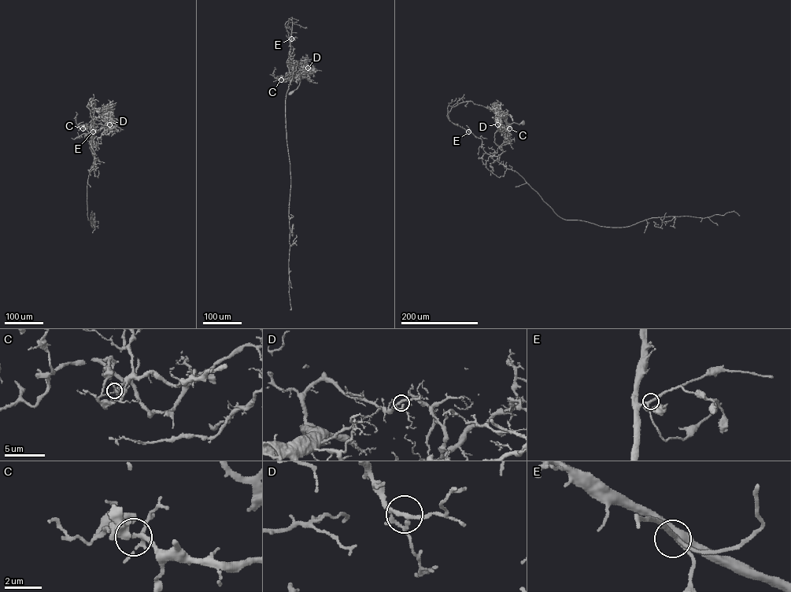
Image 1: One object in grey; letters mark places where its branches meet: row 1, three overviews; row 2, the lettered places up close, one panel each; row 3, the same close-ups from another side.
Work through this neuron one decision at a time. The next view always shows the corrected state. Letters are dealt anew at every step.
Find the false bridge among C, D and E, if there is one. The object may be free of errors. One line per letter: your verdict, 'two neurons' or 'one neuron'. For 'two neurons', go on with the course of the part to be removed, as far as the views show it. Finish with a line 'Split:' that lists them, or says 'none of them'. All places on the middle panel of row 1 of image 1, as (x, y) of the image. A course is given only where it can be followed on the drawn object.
C: two neurons; foreign part runs (281, 79), (275, 78), (274, 68)
D: one neuron
E: one neuron
Split: C

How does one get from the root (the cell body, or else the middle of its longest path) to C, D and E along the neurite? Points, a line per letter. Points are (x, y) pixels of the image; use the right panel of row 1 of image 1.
C: (523, 122), (511, 123), (501, 130), (508, 135), (509, 128)
D: (523, 122), (513, 123), (502, 129), (497, 121), (497, 124)
E: (523, 122), (511, 123), (494, 133), (495, 143), (502, 149), (497, 156), (487, 153), (482, 139), (468, 131)

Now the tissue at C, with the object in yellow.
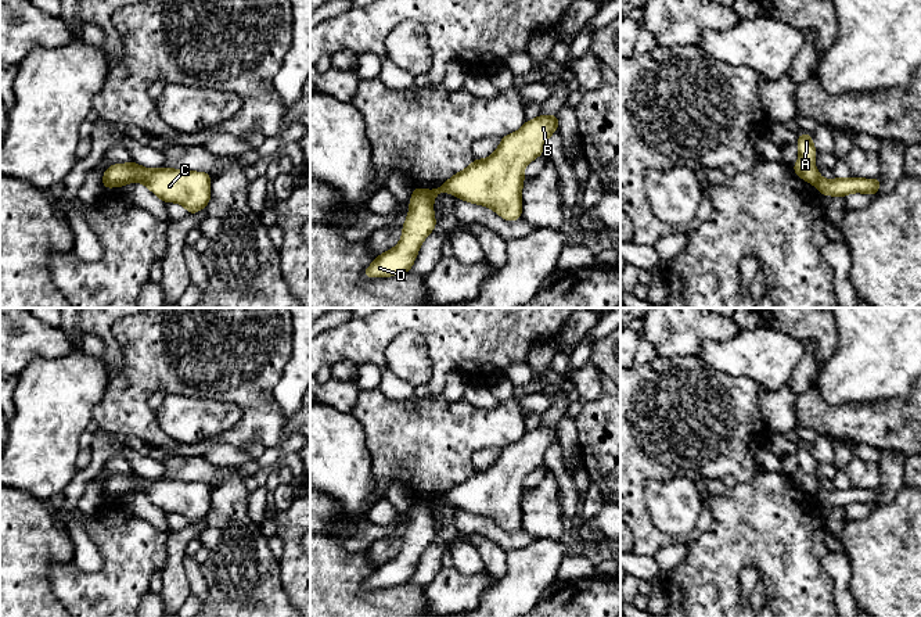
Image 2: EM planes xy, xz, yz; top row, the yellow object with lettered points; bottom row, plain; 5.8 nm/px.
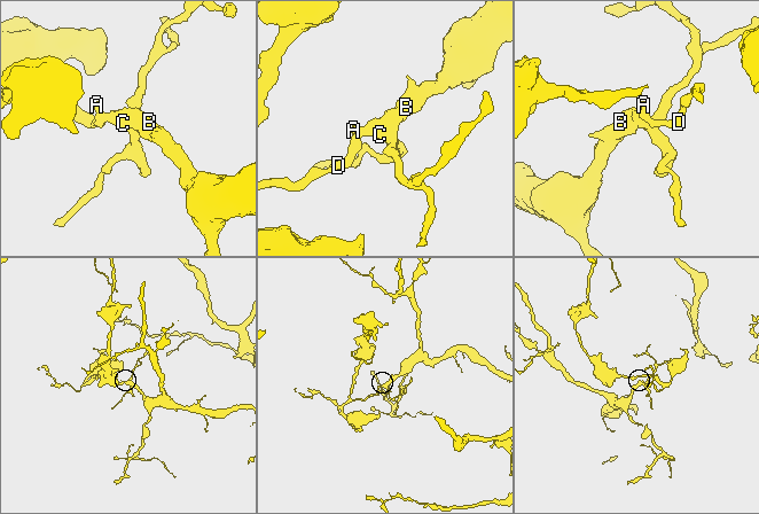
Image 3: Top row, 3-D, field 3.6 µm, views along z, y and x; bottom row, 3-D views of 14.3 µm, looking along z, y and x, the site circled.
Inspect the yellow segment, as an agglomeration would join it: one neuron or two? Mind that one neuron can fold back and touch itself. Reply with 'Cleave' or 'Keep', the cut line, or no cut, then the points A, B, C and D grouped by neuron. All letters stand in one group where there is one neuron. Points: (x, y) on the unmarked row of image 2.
Cleave. Split along xz (414, 502), (431, 512). Groups: A B C / D

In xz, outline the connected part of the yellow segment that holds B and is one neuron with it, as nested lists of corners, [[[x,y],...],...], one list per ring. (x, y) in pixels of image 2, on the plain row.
[[[539,426],[533,431],[526,431],[524,437],[512,445],[501,448],[499,459],[486,470],[475,470],[464,481],[453,485],[447,492],[435,501],[413,498],[415,505],[433,512],[443,502],[447,502],[467,513],[492,519],[503,530],[514,532],[521,528],[525,477],[543,464],[547,449],[558,441],[558,426]]]

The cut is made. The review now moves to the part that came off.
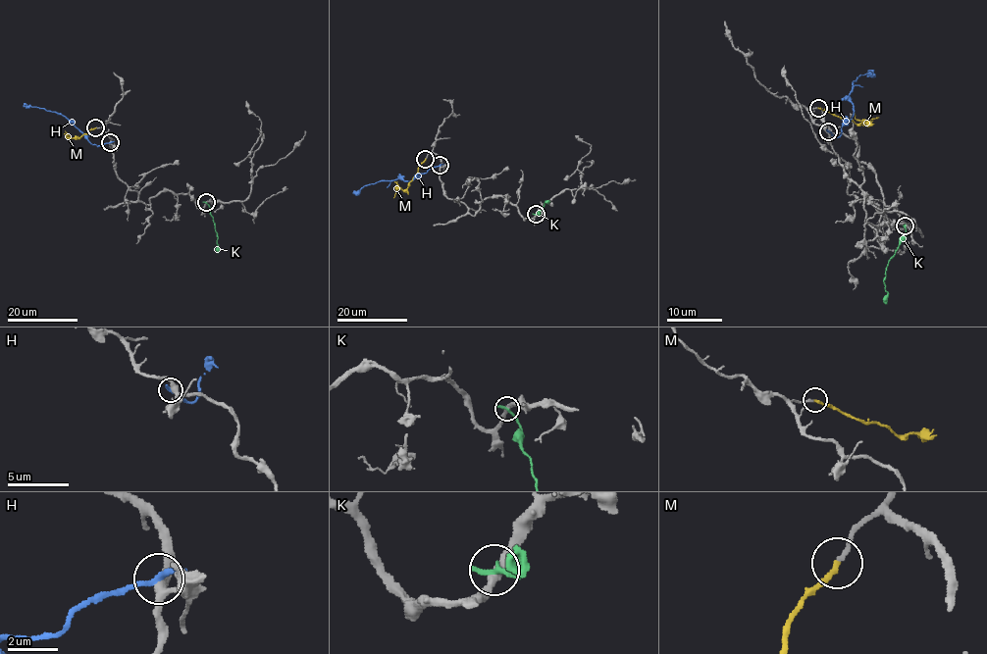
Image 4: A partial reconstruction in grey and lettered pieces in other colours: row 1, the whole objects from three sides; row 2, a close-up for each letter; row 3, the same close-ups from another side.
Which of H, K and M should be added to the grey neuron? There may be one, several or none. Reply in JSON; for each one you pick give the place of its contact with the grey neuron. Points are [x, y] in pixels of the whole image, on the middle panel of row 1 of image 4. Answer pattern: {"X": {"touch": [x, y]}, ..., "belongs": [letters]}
{"M": {"touch": [425, 159]}, "belongs": ["M"]}

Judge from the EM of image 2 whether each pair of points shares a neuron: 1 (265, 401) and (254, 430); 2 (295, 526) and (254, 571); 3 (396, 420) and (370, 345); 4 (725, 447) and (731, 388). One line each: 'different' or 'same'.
1: same
2: different
3: different
4: same

